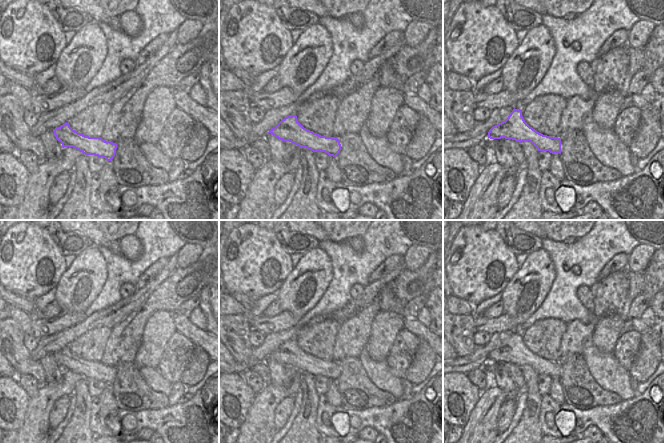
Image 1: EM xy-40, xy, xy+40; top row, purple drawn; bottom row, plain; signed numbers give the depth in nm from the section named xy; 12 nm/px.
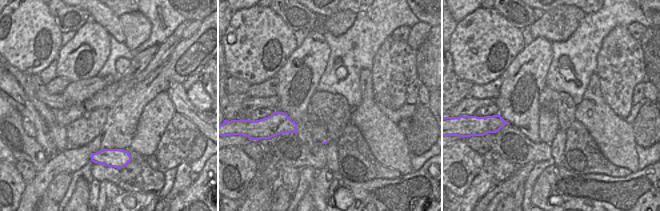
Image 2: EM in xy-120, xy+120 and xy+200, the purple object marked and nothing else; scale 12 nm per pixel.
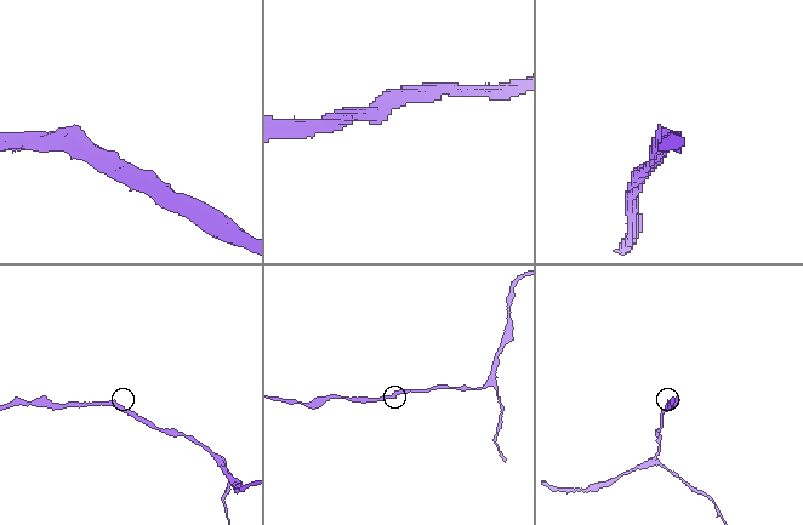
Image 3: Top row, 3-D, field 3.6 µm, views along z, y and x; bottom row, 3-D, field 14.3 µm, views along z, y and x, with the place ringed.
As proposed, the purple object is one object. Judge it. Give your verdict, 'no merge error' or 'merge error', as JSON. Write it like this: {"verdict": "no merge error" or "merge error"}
{"verdict": "no merge error"}

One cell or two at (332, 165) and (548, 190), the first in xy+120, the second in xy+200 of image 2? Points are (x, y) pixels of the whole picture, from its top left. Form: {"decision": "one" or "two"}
{"decision": "two"}

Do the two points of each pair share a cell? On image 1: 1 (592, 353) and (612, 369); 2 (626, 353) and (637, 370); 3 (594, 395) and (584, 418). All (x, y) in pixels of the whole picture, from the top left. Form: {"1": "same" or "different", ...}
{"1": "same", "2": "different", "3": "different"}

